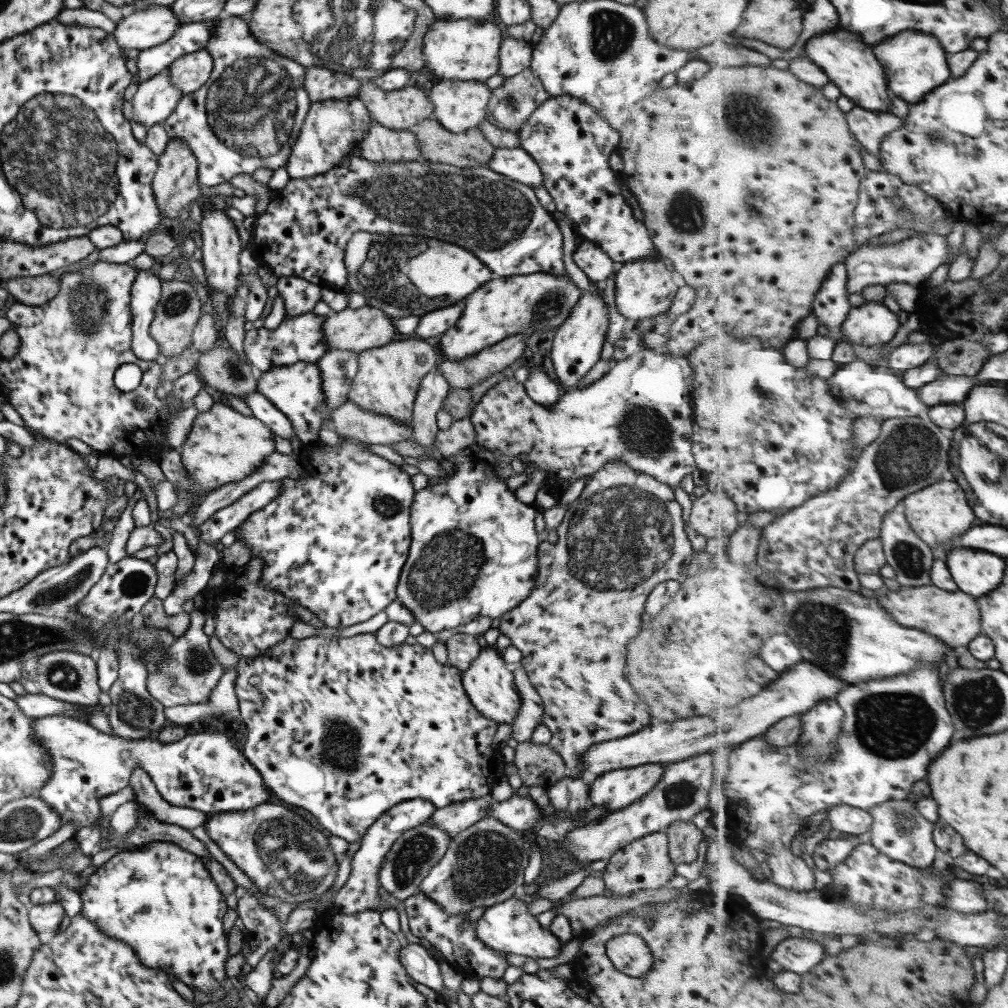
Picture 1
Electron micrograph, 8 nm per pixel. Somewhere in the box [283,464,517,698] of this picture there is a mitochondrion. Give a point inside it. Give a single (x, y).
(444, 571)

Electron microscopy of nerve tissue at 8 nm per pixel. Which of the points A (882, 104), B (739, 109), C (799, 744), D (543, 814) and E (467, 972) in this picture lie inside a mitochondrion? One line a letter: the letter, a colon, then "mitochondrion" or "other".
A: other
B: mitochondrion
C: other
D: other
E: other

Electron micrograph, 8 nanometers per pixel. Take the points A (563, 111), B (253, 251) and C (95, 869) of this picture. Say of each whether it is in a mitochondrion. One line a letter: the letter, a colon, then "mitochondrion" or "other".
A: other
B: other
C: other

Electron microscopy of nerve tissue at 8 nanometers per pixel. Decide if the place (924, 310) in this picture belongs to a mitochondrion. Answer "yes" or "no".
no

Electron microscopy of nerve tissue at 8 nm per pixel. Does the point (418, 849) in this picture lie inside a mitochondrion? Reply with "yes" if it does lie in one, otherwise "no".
yes

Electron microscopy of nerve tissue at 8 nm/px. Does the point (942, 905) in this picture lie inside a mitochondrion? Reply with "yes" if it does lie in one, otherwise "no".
no

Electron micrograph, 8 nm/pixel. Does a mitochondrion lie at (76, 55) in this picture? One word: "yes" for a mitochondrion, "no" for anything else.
no

